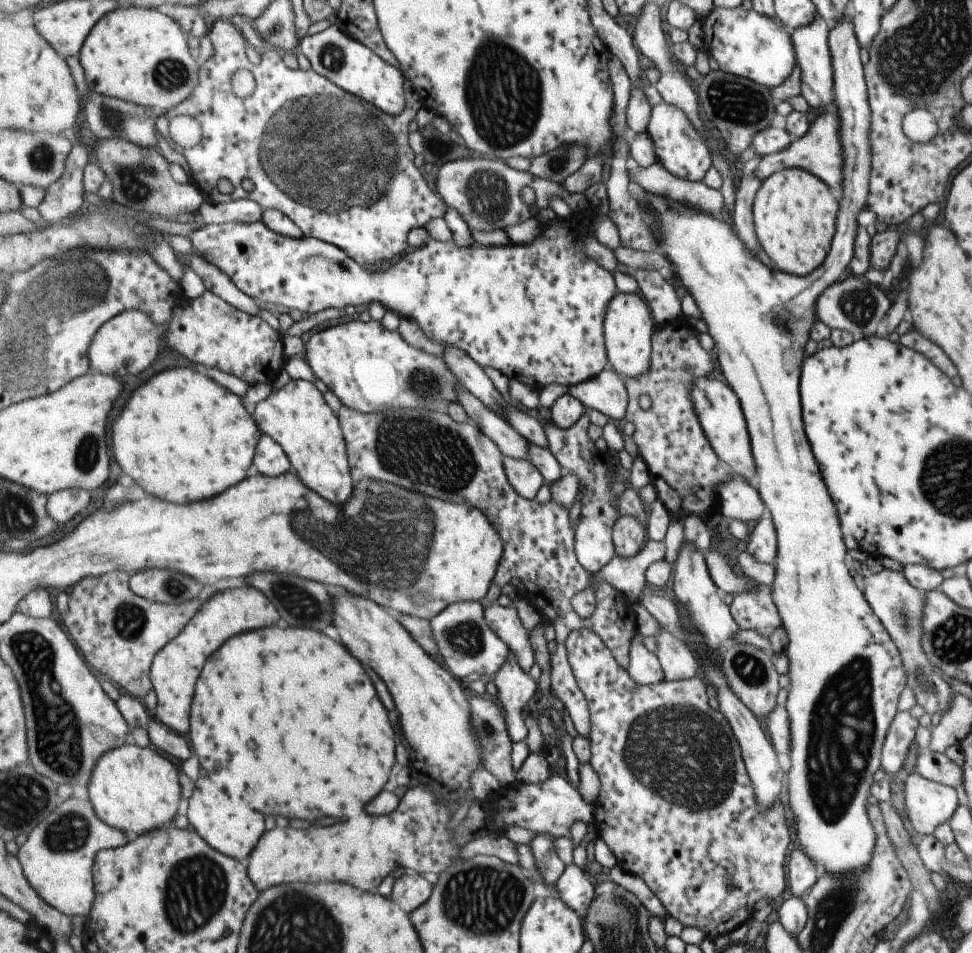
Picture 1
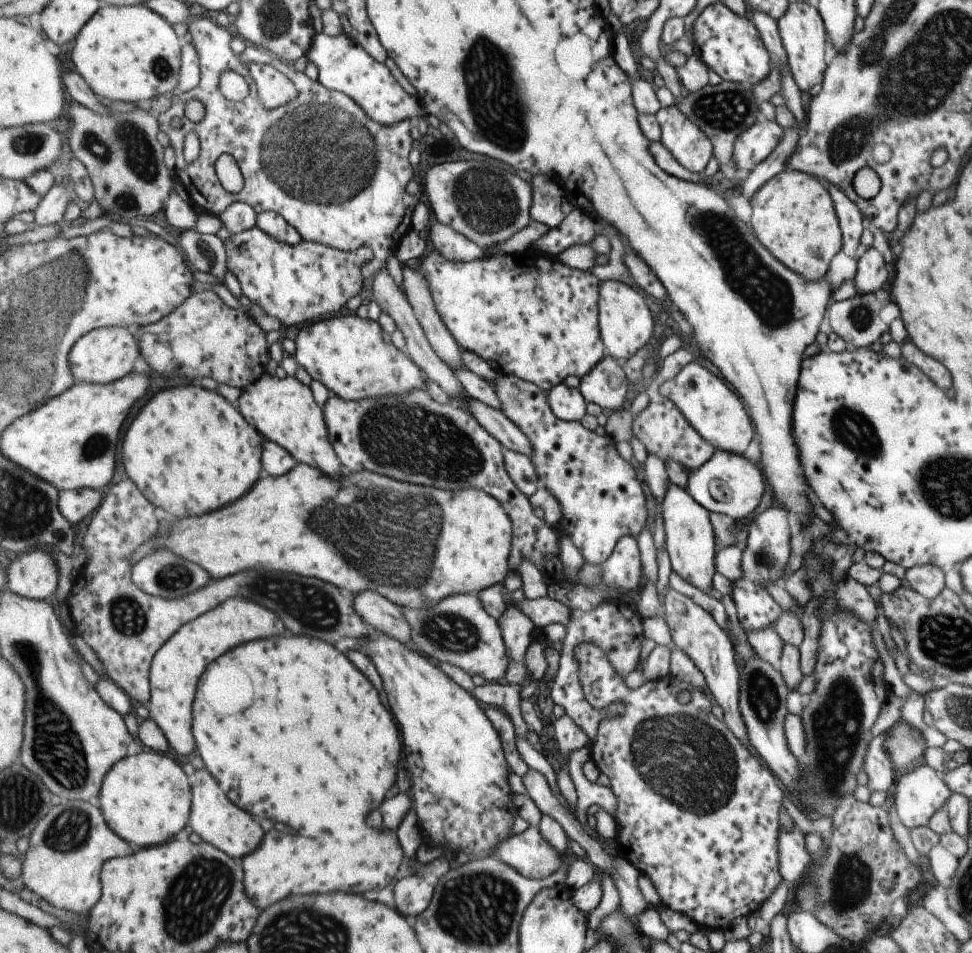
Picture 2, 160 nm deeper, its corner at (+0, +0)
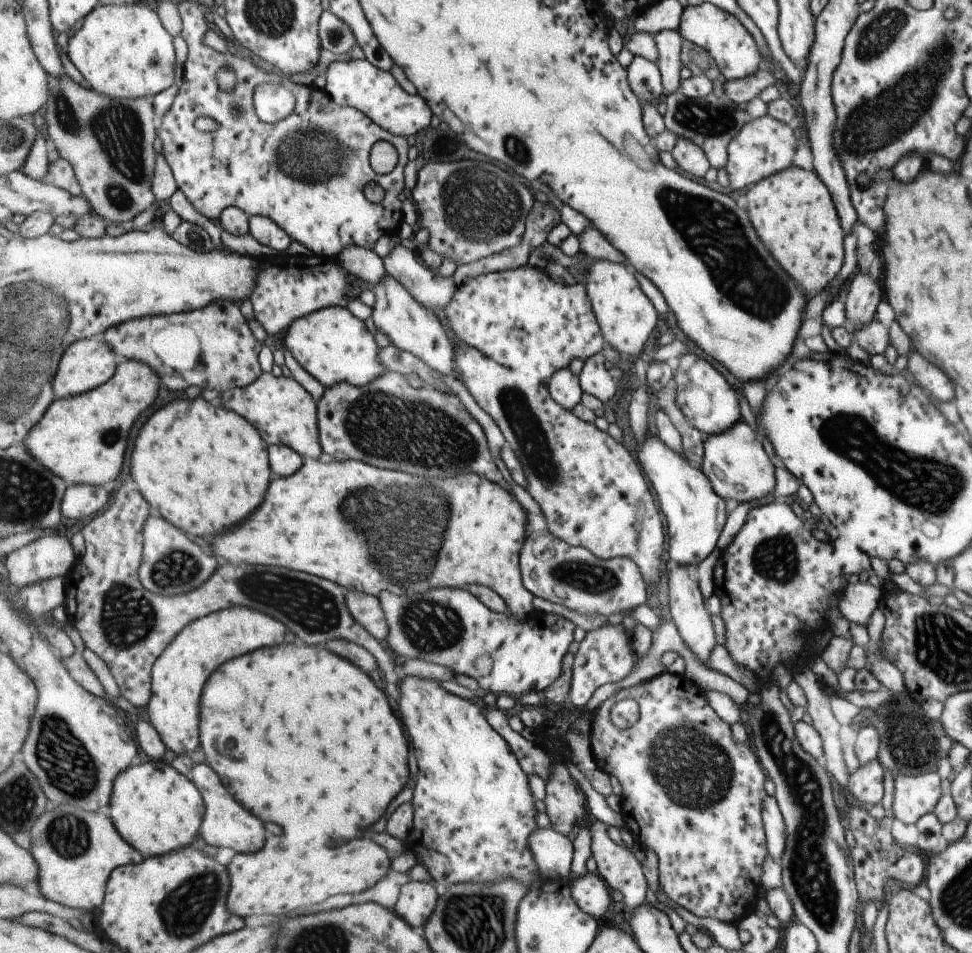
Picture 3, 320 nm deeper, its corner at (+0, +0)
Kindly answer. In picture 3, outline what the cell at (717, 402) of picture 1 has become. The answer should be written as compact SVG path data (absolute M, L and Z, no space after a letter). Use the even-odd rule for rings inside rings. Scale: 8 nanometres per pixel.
M686 352L680 355L680 361L674 374L675 397L685 416L706 435L728 431L741 422L741 404L737 392L725 380L725 376L699 354Z

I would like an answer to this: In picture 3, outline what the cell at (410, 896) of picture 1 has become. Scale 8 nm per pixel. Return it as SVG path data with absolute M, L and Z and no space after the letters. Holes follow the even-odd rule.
M409 881L401 888L401 898L397 902L397 912L409 920L413 926L425 926L436 911L440 897L432 882Z

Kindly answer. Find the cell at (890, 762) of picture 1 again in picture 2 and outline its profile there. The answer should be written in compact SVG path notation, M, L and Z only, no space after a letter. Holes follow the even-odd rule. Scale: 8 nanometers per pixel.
M883 732L870 740L861 763L861 769L867 776L866 787L871 792L887 792L894 782L892 764L883 746L885 737L886 732Z

